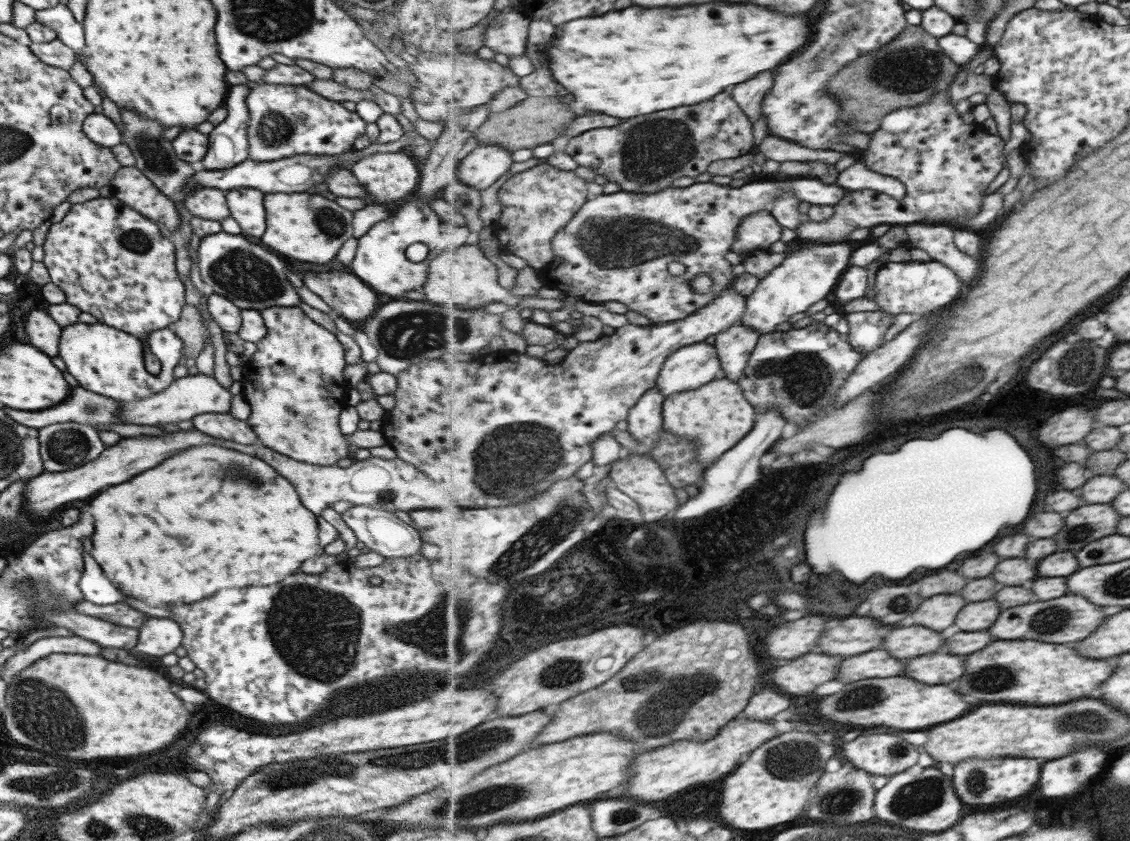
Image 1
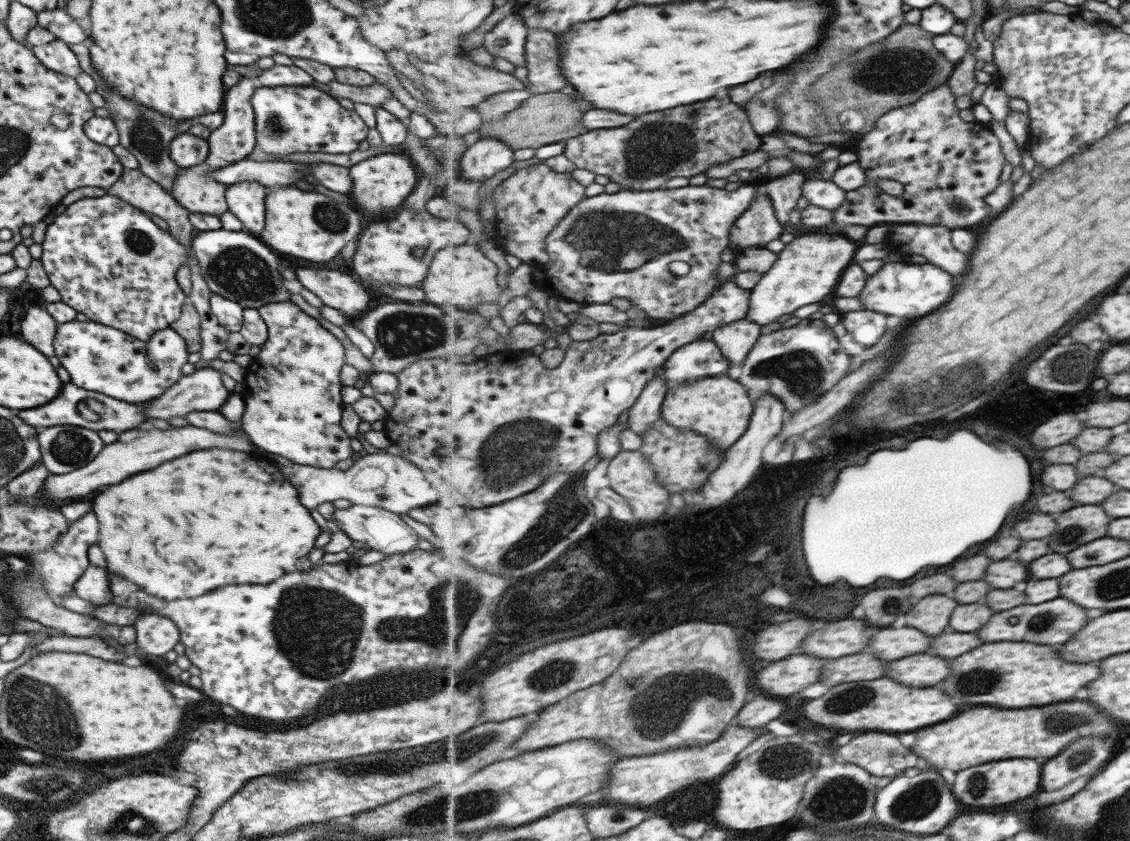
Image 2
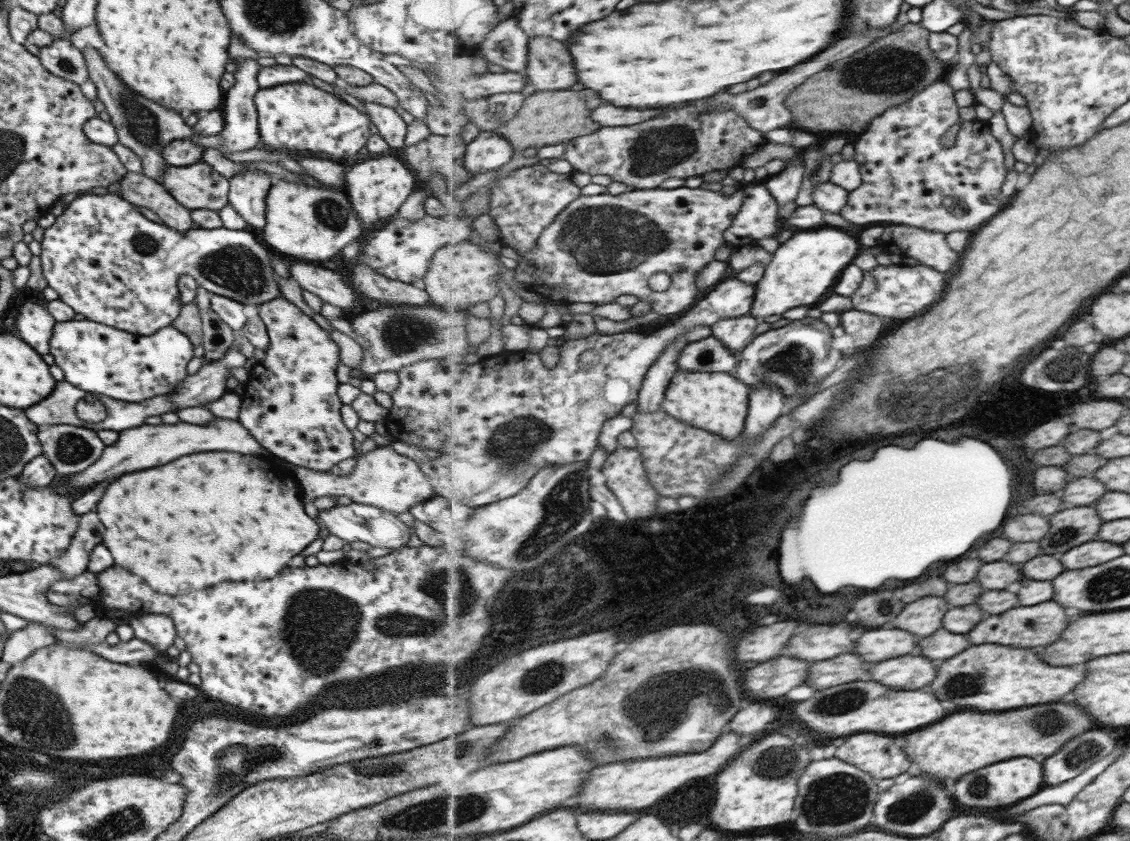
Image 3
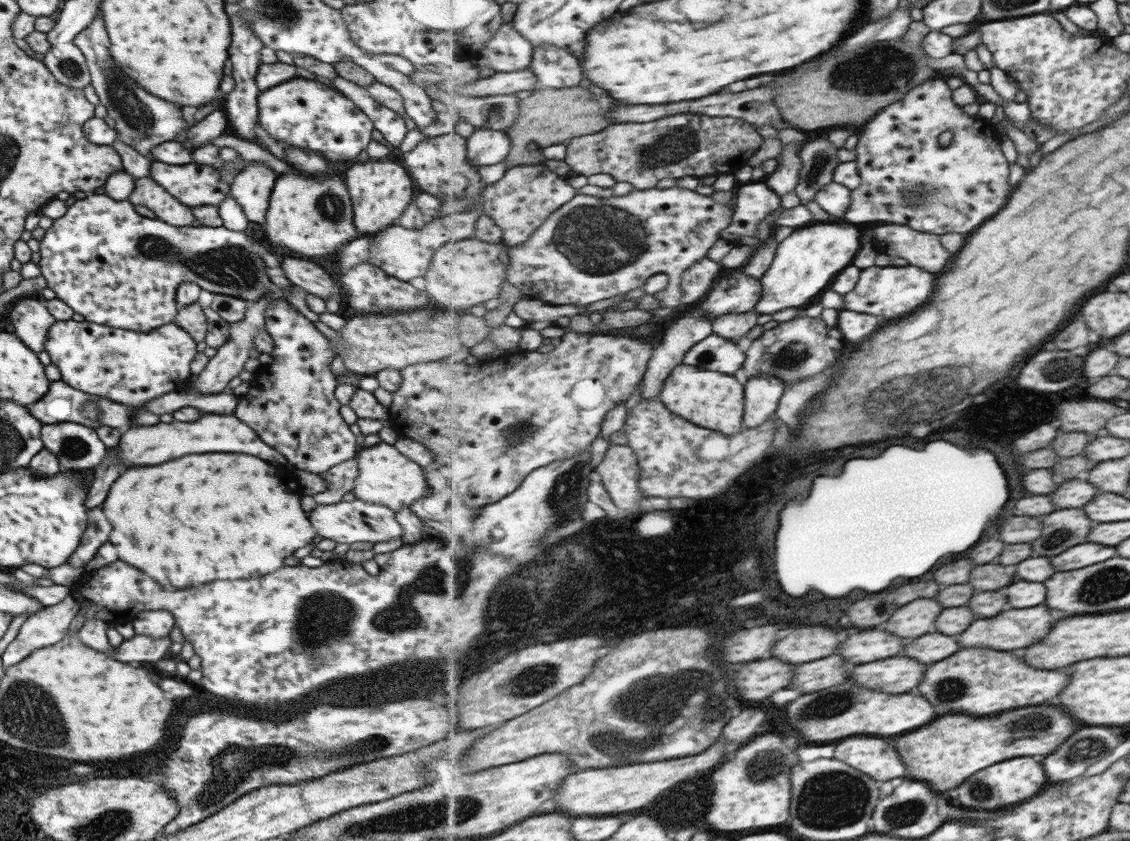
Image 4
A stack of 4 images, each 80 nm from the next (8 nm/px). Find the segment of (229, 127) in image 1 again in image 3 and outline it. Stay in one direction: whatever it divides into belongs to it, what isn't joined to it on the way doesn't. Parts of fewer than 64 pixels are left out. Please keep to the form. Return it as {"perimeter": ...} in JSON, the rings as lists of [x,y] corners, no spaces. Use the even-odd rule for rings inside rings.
{"perimeter":[[[238,36],[231,38],[231,44],[229,44],[229,48],[227,48],[227,54],[229,54],[229,59],[234,60],[236,69],[232,72],[234,83],[231,85],[231,88],[223,92],[222,117],[224,125],[221,132],[217,134],[223,138],[223,143],[221,143],[219,147],[214,148],[223,156],[226,152],[243,152],[243,150],[249,150],[259,146],[261,142],[258,133],[256,108],[253,102],[254,94],[260,89],[256,81],[259,66],[255,61],[256,58],[259,57],[259,54],[252,48],[245,47],[243,41],[240,41]]]}

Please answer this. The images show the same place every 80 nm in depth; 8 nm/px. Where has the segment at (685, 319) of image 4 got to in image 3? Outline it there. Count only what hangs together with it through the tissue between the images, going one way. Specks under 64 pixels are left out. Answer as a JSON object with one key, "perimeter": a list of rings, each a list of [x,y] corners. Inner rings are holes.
{"perimeter":[[[698,326],[678,336],[659,356],[657,362],[650,368],[643,381],[642,390],[638,398],[637,413],[652,413],[661,410],[665,393],[672,378],[678,372],[680,354],[685,347],[695,341],[703,340],[712,335],[712,327]]]}

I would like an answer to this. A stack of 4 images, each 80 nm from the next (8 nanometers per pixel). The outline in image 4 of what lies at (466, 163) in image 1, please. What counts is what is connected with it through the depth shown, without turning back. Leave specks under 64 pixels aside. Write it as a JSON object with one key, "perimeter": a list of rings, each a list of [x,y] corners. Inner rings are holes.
{"perimeter":[[[467,129],[469,164],[477,168],[499,164],[511,152],[511,139],[506,131]]]}

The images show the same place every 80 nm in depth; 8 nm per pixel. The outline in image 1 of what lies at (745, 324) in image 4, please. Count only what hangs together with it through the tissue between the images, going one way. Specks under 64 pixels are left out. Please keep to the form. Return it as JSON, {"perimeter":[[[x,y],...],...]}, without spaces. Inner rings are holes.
{"perimeter":[[[741,323],[716,336],[715,345],[724,368],[723,376],[736,381],[743,376],[752,352],[761,337],[762,334],[756,328]]]}

